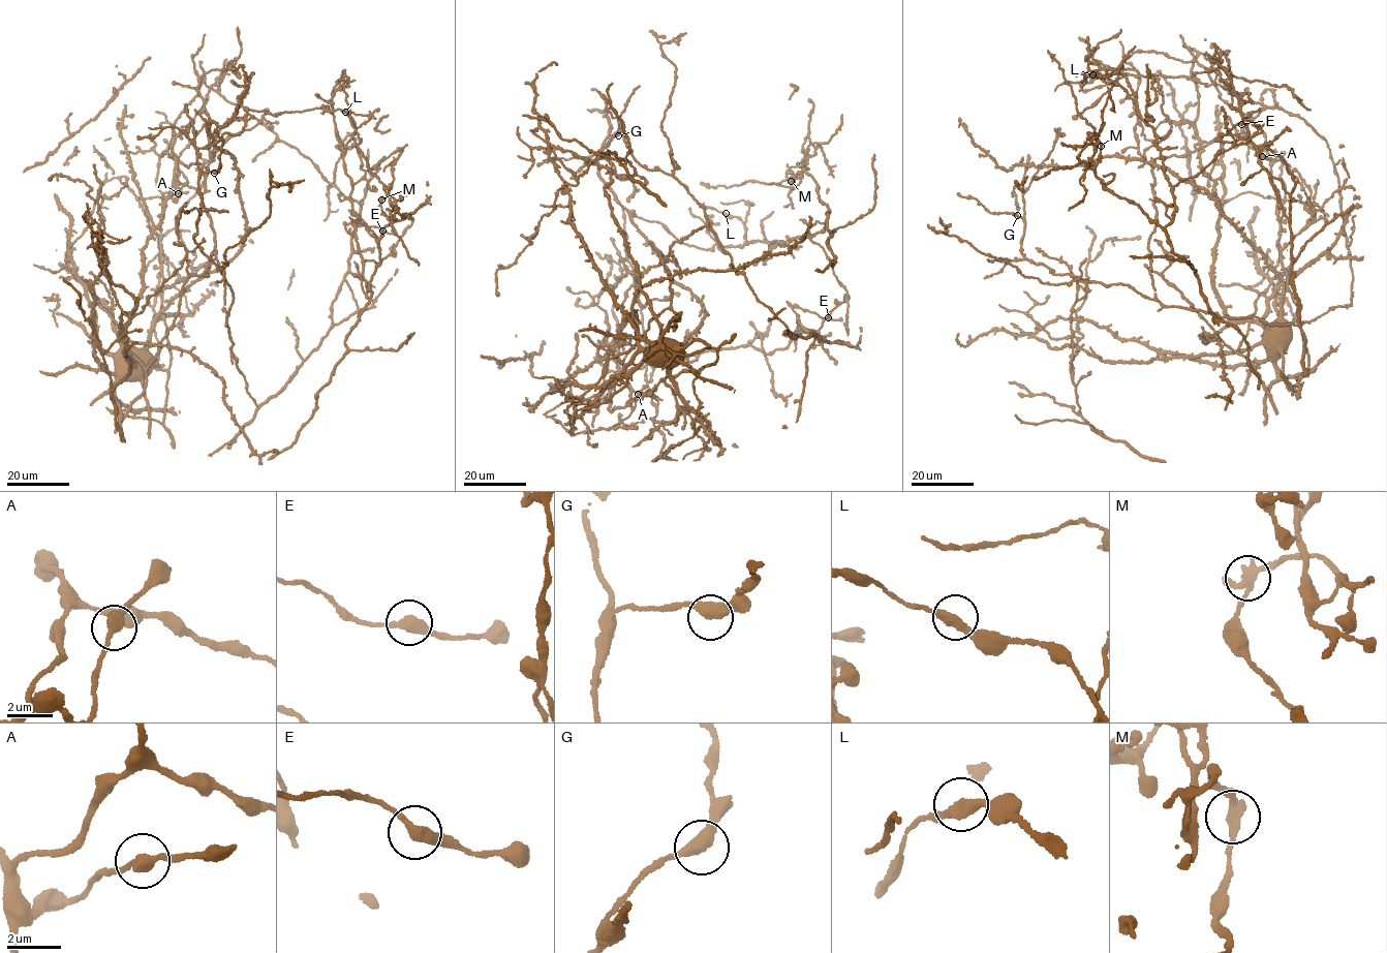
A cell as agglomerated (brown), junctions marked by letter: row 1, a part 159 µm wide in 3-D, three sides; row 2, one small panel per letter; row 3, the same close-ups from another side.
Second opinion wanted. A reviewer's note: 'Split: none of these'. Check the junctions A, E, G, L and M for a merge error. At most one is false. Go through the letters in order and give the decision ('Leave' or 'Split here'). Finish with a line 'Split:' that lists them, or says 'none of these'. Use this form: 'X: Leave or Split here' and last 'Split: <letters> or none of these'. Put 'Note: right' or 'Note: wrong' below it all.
A: Leave
E: Leave
G: Leave
L: Leave
M: Split here
Split: M
Note: wrong

